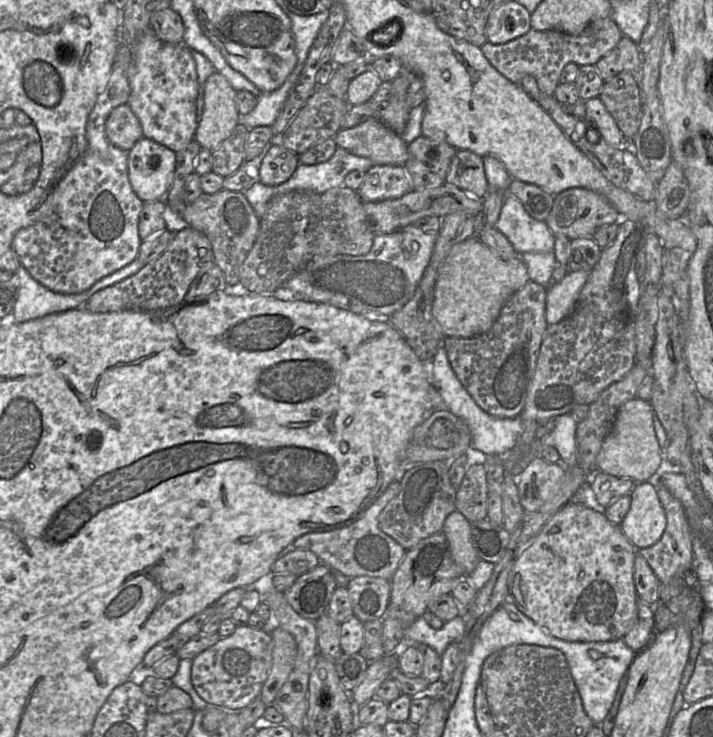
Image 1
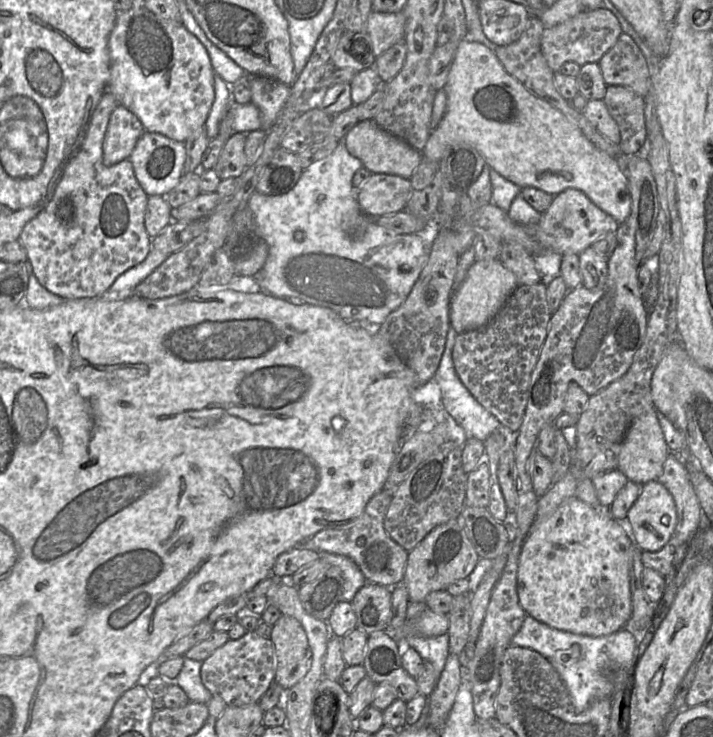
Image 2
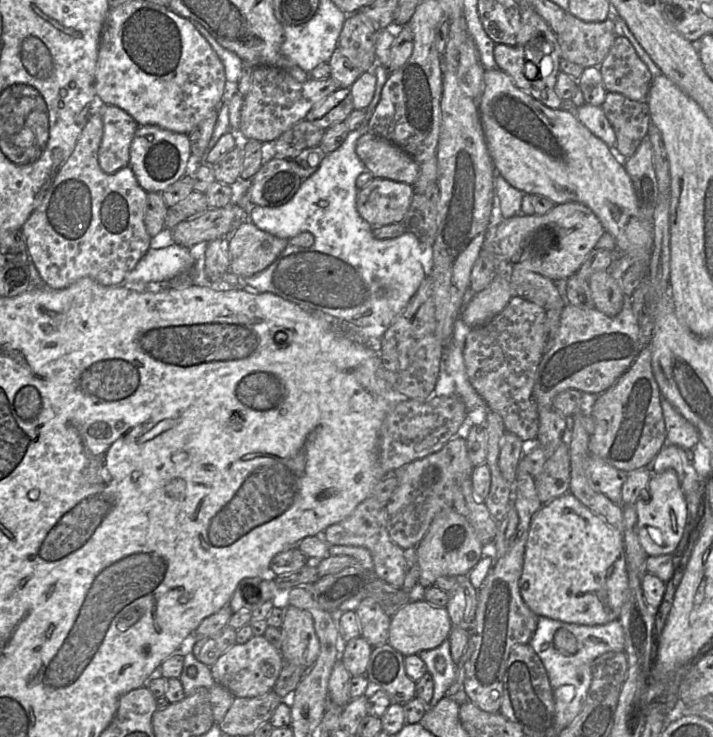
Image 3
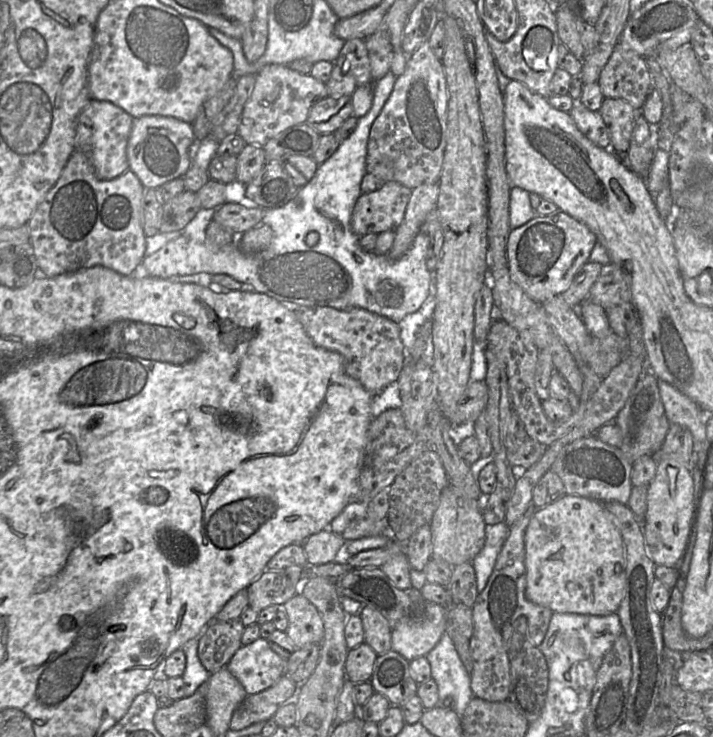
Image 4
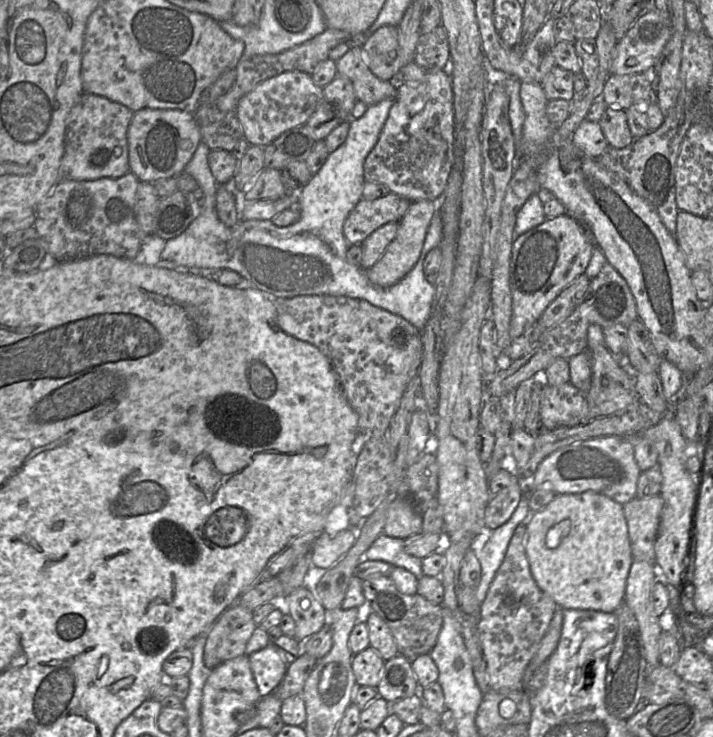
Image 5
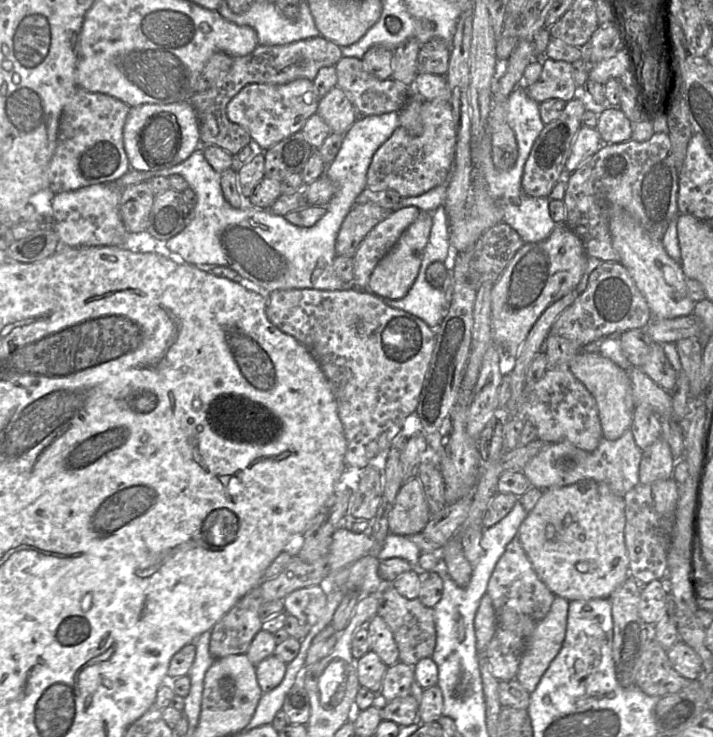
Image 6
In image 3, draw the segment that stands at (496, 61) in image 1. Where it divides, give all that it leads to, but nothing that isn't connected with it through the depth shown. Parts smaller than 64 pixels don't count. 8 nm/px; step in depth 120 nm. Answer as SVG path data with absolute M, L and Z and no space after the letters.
M567 11L556 37L561 51L561 59L578 64L583 68L599 68L617 37L617 27L609 18L603 22L584 22Z

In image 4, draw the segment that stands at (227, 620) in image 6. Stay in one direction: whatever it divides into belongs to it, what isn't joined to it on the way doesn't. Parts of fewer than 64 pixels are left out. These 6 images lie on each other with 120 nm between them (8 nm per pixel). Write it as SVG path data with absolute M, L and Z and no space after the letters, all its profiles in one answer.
M240 618L228 621L213 620L198 638L198 657L205 669L214 674L226 667L242 646L245 626Z

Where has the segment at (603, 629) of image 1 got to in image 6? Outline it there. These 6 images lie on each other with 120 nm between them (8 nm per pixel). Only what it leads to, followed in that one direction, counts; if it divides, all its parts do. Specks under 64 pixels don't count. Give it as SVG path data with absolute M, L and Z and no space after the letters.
M583 480L573 485L544 490L537 505L522 522L518 538L532 567L548 589L566 600L609 599L629 576L629 558L625 545L625 502L607 484Z

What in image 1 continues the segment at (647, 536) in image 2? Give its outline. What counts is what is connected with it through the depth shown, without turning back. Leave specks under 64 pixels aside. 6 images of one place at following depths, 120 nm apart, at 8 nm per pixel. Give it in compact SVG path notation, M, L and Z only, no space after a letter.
M651 482L636 483L629 494L631 505L620 528L634 547L640 550L659 541L667 519L657 488Z

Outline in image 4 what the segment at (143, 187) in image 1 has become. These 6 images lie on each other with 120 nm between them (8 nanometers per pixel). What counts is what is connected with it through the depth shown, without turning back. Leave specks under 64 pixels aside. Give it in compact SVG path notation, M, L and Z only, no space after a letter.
M147 115L134 119L127 145L128 167L145 189L157 189L177 177L183 178L191 166L189 149L195 140L192 125L173 117Z

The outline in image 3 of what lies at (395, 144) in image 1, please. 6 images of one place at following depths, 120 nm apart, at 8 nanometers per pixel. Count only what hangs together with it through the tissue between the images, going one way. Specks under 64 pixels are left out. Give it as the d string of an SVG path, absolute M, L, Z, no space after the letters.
M366 131L357 141L356 154L374 178L413 185L420 164L394 144Z

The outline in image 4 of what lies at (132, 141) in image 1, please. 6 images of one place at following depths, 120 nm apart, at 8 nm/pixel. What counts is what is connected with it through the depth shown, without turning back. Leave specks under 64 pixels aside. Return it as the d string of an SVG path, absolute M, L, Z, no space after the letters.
M91 99L81 111L75 136L75 149L90 157L96 175L100 179L115 179L129 169L127 145L133 121L131 115L108 101Z

